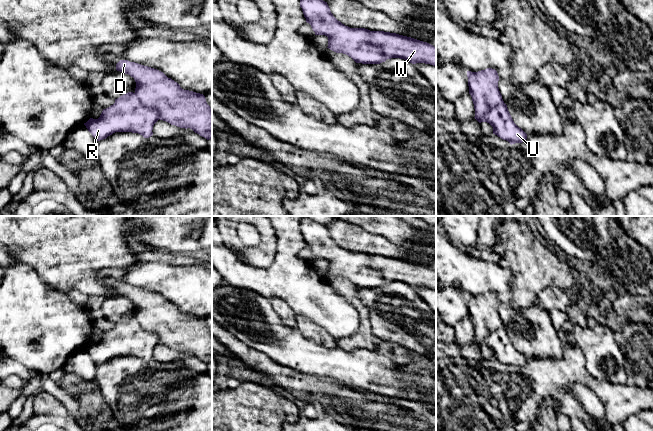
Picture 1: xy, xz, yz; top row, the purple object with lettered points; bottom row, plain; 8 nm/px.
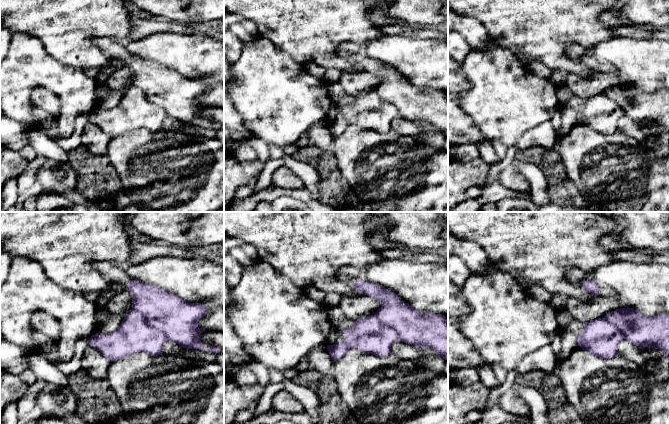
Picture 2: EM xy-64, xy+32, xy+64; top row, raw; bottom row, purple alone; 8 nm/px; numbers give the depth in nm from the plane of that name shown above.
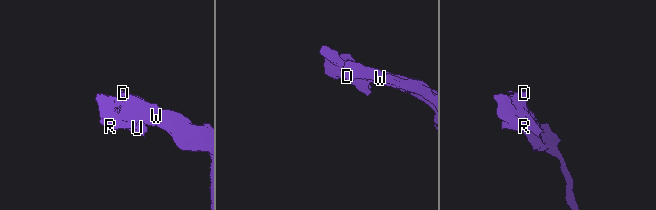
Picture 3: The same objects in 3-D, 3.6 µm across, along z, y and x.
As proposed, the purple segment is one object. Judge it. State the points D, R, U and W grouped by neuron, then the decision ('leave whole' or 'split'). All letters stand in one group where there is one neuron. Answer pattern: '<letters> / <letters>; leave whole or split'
D W / R U; split

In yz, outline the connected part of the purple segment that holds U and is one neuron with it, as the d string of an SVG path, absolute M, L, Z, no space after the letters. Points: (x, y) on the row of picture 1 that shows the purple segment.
M504 102L476 120L479 123L489 123L493 127L493 134L508 141L511 145L525 142L527 139L527 134L514 123Z

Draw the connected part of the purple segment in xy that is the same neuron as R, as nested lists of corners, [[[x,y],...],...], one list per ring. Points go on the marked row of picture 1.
[[[128,92],[115,99],[113,105],[103,109],[98,119],[90,118],[84,125],[97,141],[115,132],[138,133],[149,138],[159,119],[155,109],[144,106],[136,93]]]

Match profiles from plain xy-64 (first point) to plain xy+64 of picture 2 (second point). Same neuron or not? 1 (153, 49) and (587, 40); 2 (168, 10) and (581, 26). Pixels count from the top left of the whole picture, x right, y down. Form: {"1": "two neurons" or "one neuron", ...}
{"1": "two neurons", "2": "two neurons"}

